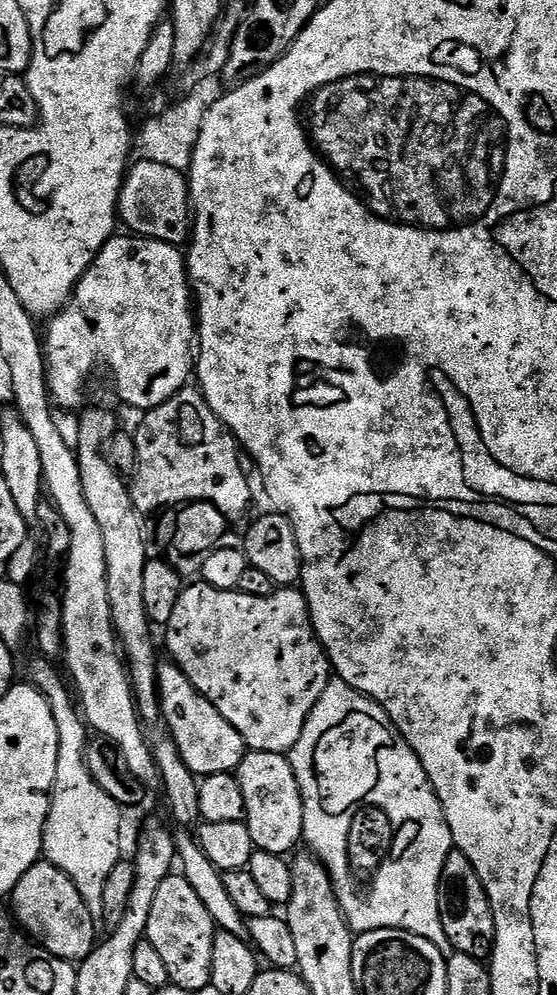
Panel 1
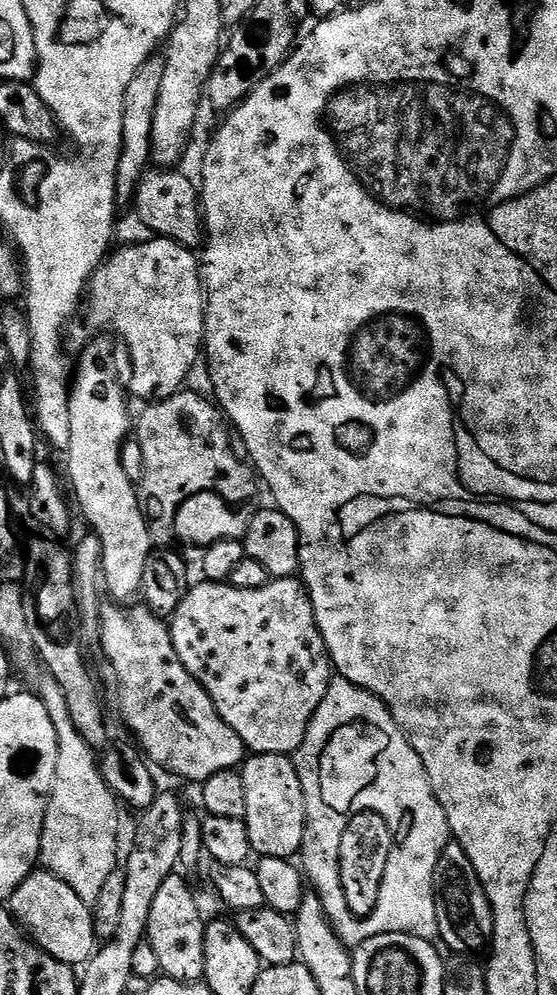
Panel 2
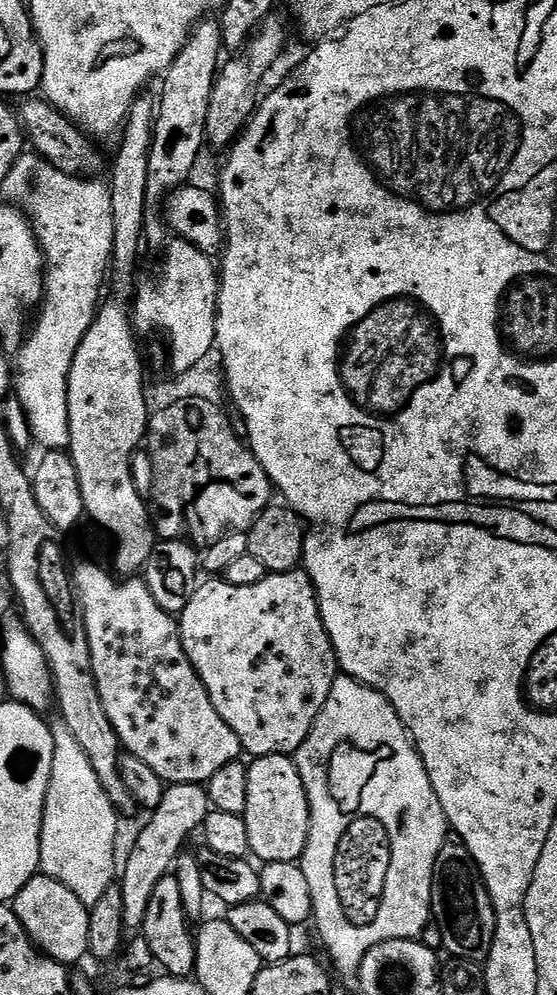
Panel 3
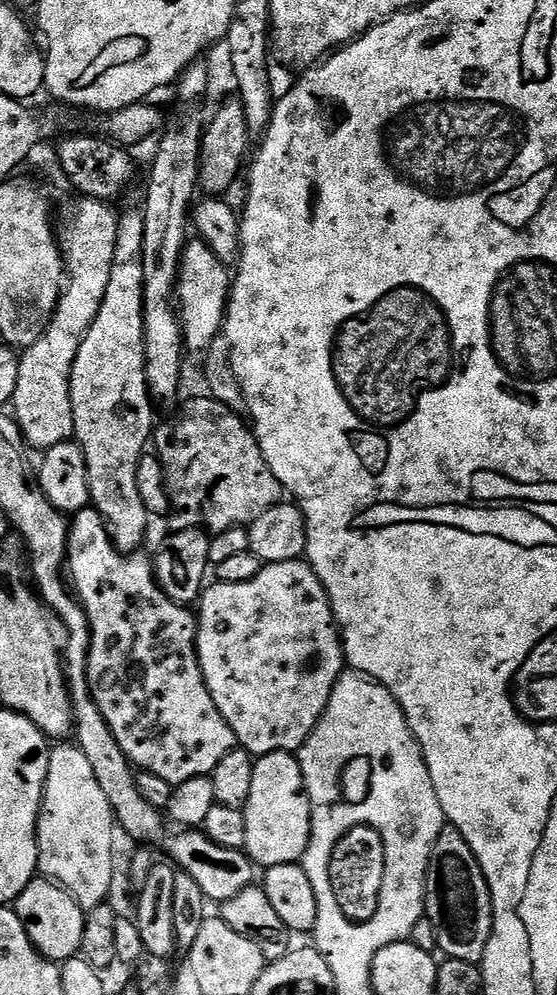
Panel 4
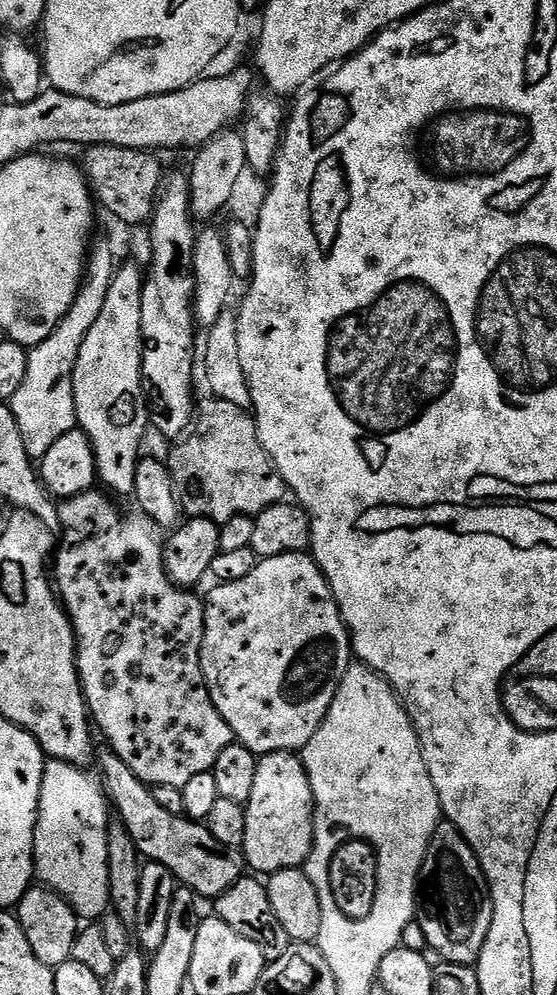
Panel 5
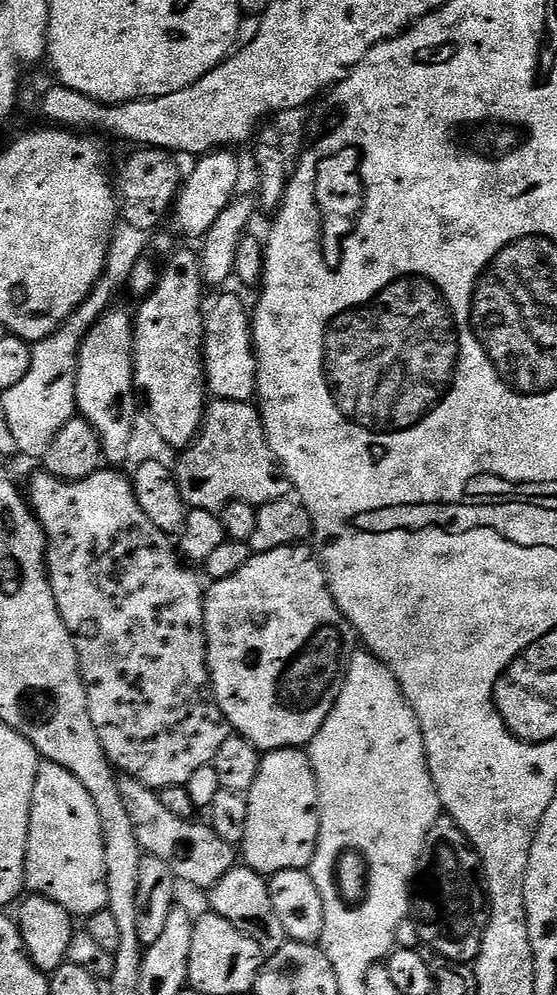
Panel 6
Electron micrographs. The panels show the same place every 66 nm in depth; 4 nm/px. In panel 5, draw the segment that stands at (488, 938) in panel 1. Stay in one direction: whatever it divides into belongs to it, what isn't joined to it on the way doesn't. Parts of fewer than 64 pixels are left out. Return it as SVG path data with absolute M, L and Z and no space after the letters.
M447 822L437 824L428 843L428 849L420 867L416 920L422 926L422 934L426 934L428 948L436 951L441 961L469 966L479 961L482 946L486 942L486 934L490 934L492 892L488 888L488 880L484 877L480 860L466 842L464 835L453 824Z

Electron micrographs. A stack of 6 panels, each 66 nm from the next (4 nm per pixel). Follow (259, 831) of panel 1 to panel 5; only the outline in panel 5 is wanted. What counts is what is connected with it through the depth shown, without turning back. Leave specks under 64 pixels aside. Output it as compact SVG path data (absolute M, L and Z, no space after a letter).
M271 752L259 757L254 791L244 813L246 838L242 851L244 863L253 873L271 874L307 865L314 842L316 803L303 759L296 752Z

